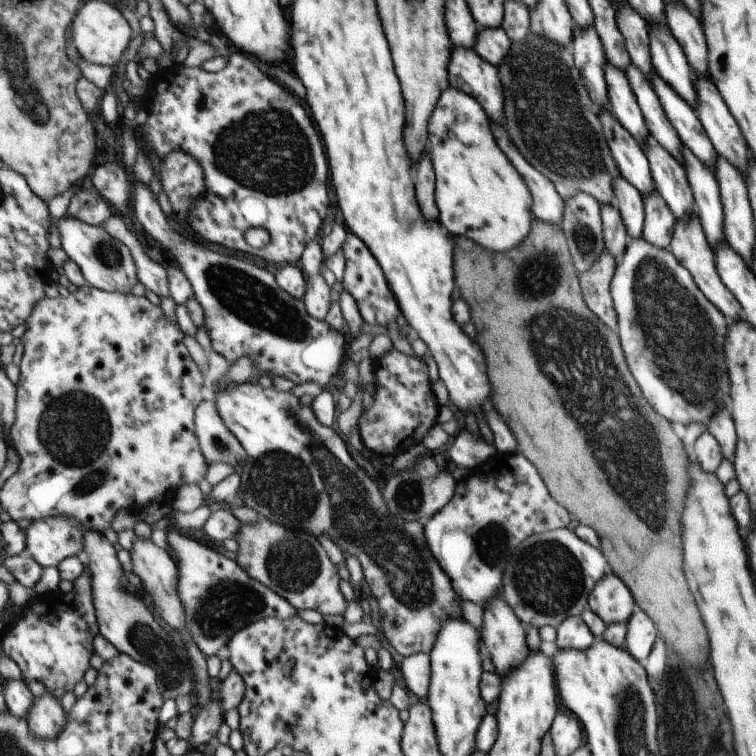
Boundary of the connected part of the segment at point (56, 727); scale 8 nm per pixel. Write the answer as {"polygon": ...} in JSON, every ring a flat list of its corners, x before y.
{"polygon":[[51,692,36,698,29,718,31,732,35,737,47,740,56,739,67,726,68,720,61,701]]}

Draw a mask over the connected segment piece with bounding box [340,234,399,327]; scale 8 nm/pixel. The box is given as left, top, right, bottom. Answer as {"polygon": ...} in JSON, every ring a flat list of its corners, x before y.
{"polygon":[[347,234,347,240,344,239,342,242,340,251,346,260,341,280,342,286,353,297,363,322,369,326,379,326,380,324,386,327,389,322,395,321,397,314,399,314,399,308,393,300,393,294,383,278,379,264,375,262,375,258,367,250,367,246,359,238,355,238,353,234]]}

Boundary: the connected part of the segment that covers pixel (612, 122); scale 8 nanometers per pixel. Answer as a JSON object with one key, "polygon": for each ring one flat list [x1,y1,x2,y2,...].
{"polygon":[[608,110,600,111,599,118,605,137,610,146,610,155,619,169,619,174,627,179,641,195,651,193,654,180,649,176,647,158,643,156,637,140]]}

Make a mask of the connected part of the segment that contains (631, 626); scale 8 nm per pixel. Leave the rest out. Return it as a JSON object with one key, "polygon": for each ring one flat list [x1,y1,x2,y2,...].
{"polygon":[[637,608,633,610,626,622,625,650,638,661,644,664,646,656,651,652,651,647,658,638,654,622]]}

